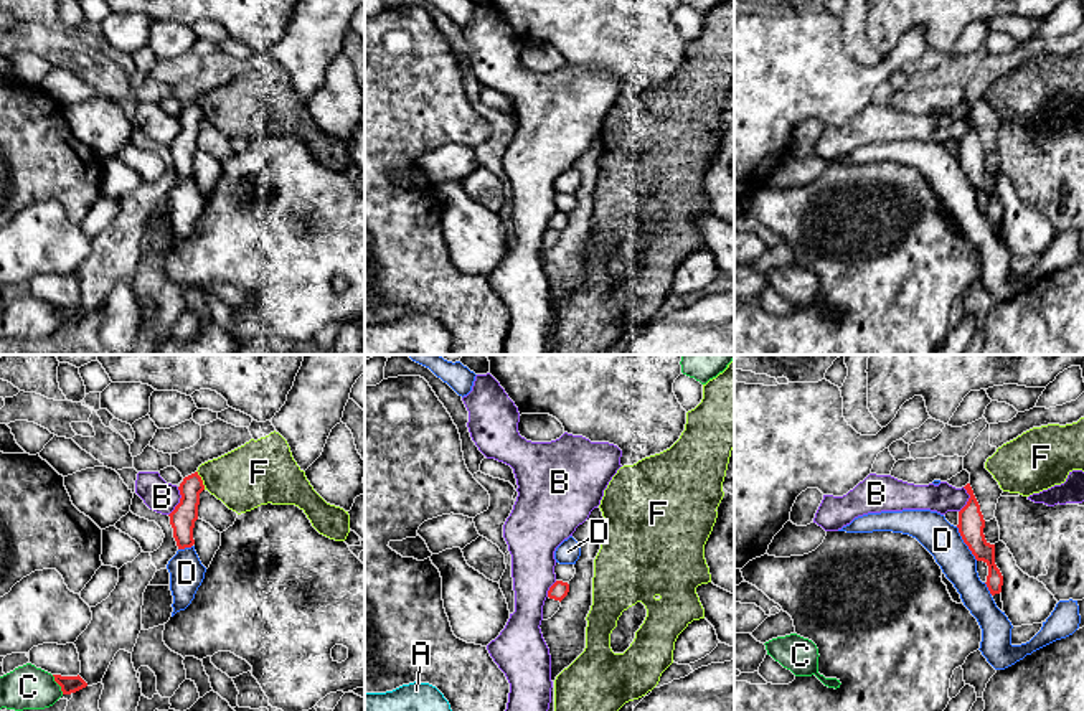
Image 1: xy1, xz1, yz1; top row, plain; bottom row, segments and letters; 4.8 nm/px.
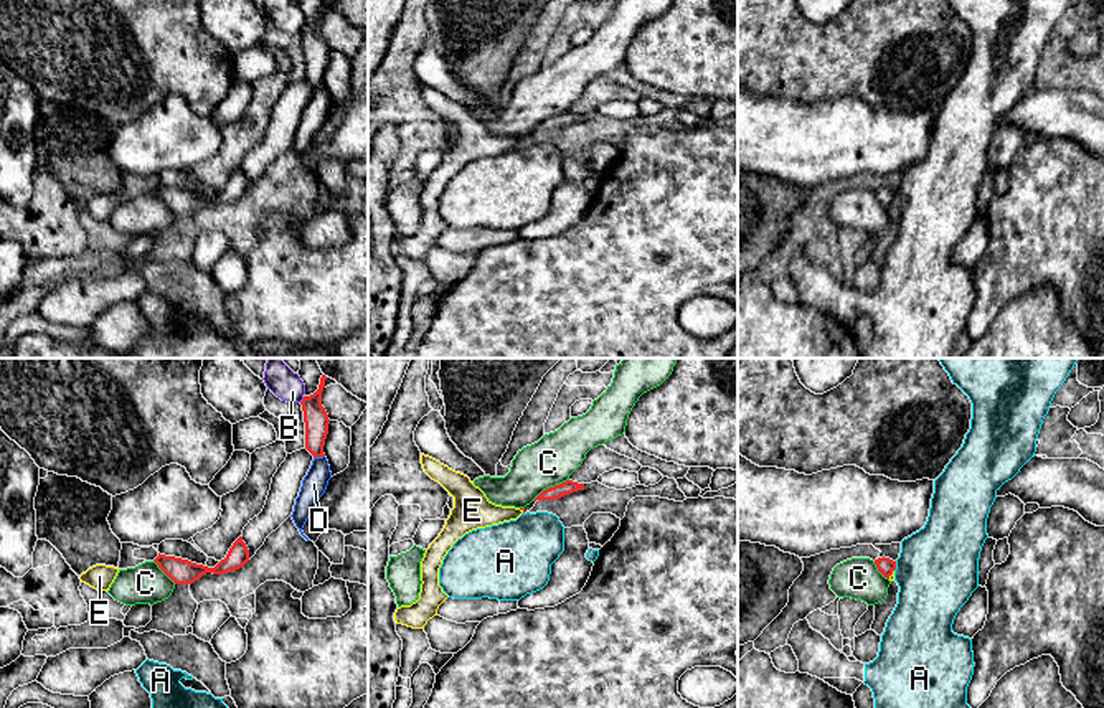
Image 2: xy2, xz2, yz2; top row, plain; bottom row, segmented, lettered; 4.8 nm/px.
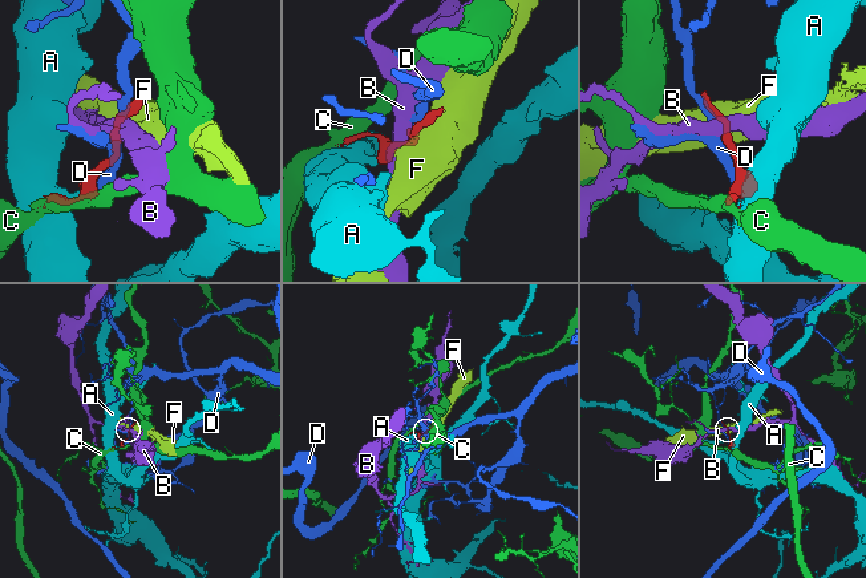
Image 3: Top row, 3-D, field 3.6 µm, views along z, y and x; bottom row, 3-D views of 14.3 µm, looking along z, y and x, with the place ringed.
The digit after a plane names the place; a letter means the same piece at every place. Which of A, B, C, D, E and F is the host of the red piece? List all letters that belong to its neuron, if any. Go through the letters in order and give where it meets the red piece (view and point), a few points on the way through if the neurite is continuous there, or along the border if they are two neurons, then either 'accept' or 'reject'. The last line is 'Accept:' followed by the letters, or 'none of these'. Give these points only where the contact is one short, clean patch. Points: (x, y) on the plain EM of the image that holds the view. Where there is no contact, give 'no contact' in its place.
A: contact yz2 (895, 197); reject
B: contact xy1 (180, 132); border xy1 (179, 117), (179, 134), (169, 145); reject
C: contact xz2 (550, 118); border xz2 (568, 109), (543, 119), (532, 131); reject
D: contact yz1 (964, 172); reject
E: contact yz2 (891, 203); way yz2 (885, 195), (891, 203), (891, 208); accept
F: contact xy1 (202, 111); reject
Accept: E

